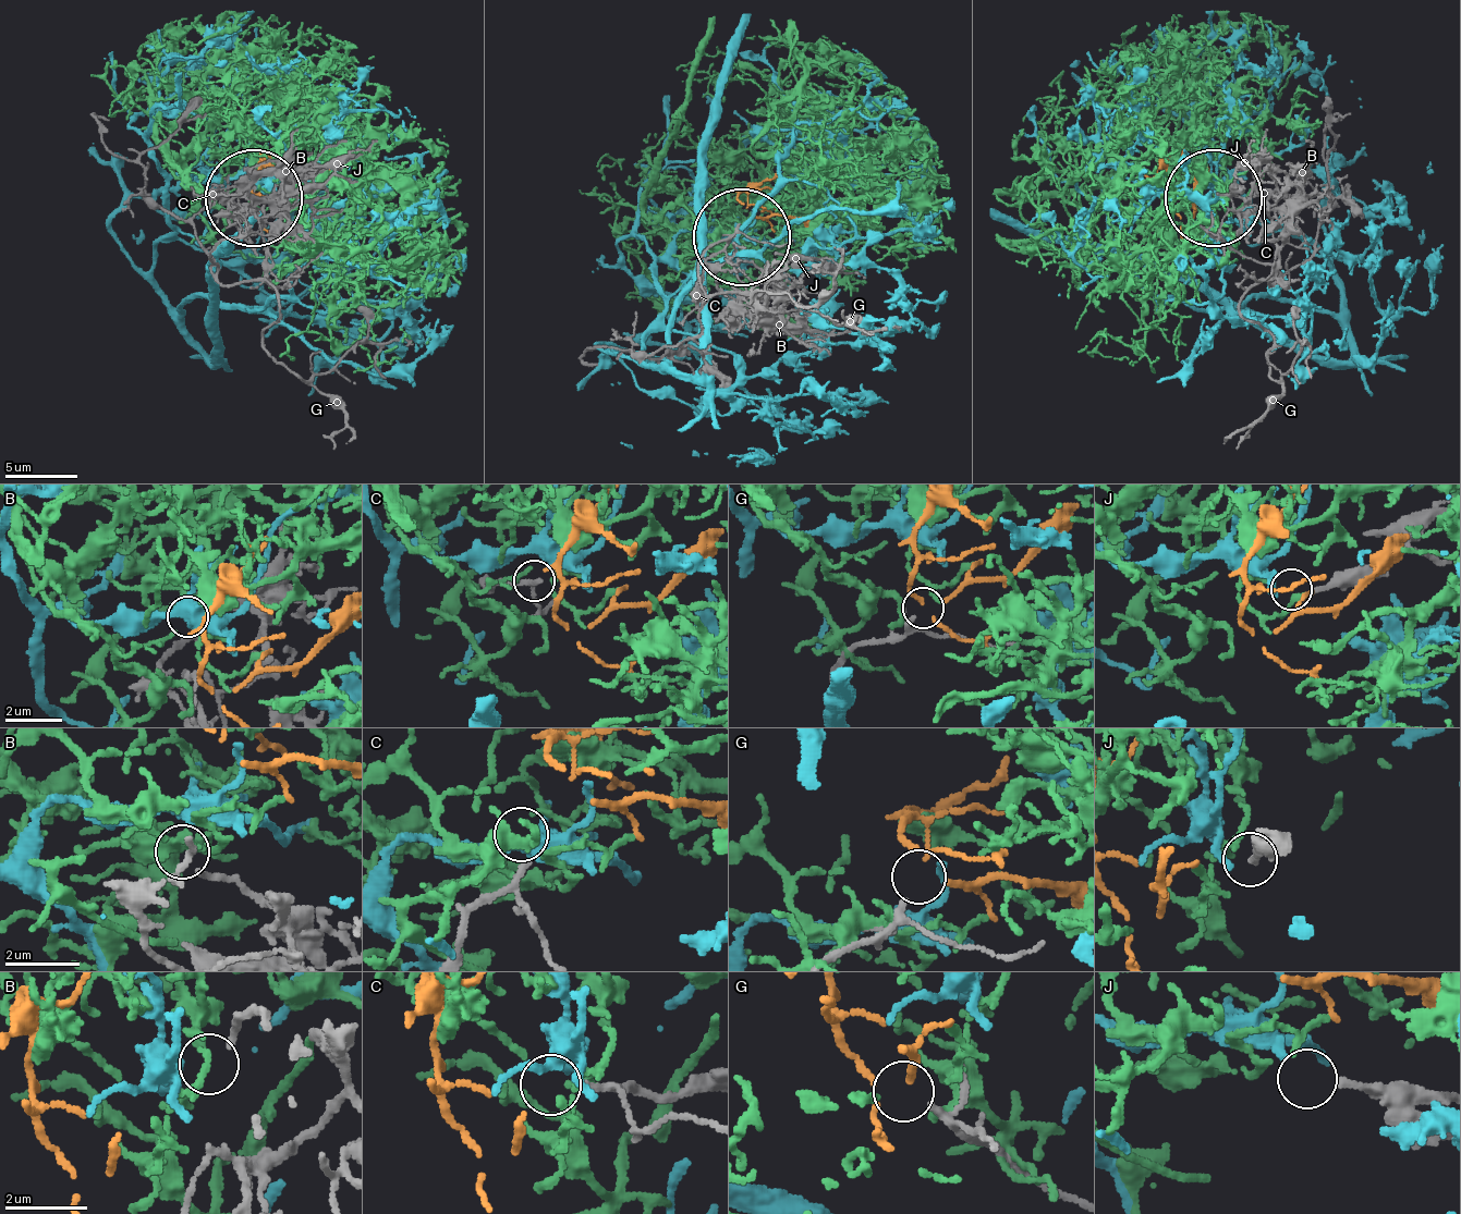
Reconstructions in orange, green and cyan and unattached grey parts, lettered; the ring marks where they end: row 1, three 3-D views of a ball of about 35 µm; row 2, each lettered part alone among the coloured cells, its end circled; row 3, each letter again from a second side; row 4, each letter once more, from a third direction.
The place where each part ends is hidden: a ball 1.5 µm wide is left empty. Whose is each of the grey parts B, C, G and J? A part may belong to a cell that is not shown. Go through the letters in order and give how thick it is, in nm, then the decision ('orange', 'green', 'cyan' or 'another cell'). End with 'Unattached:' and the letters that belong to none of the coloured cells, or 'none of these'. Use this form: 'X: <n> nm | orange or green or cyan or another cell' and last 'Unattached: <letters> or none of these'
B: 160 nm | green
C: 140 nm | another cell
G: 120 nm | orange
J: 180 nm | cyan
Unattached: C

